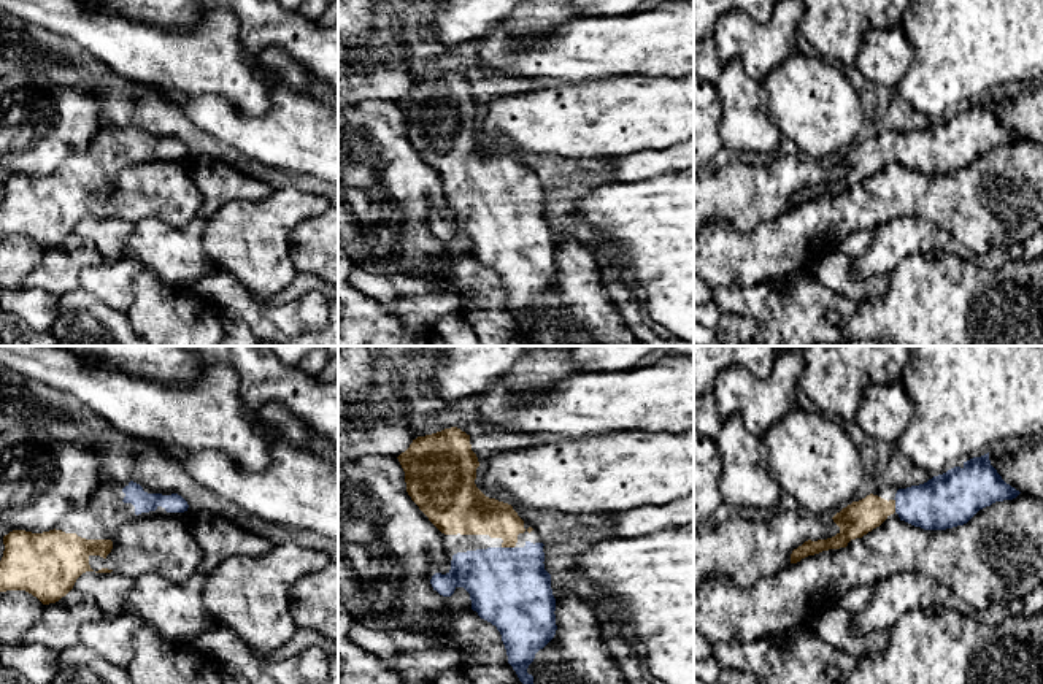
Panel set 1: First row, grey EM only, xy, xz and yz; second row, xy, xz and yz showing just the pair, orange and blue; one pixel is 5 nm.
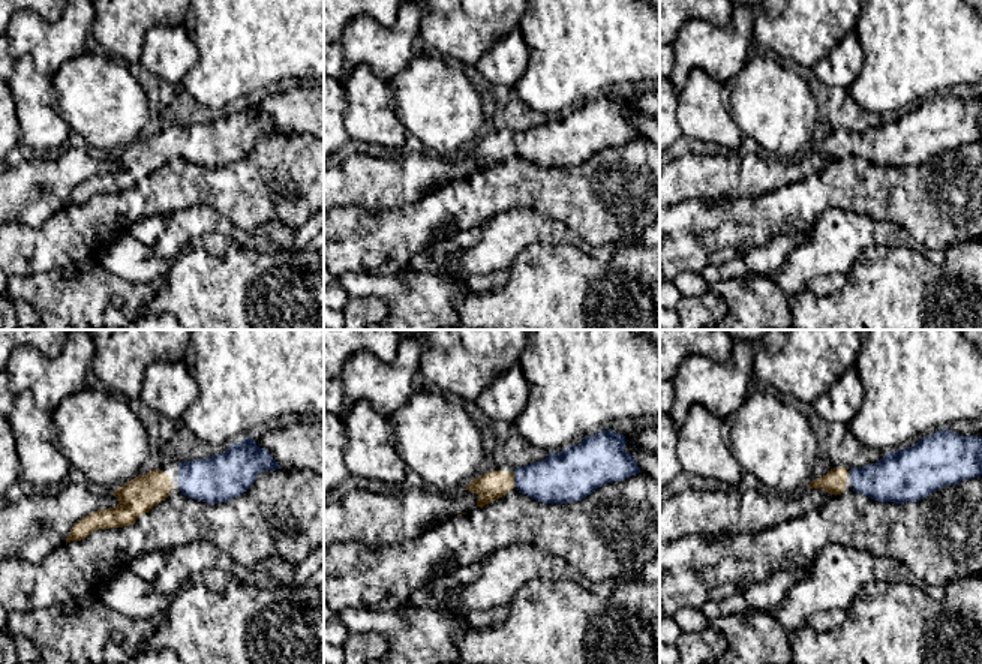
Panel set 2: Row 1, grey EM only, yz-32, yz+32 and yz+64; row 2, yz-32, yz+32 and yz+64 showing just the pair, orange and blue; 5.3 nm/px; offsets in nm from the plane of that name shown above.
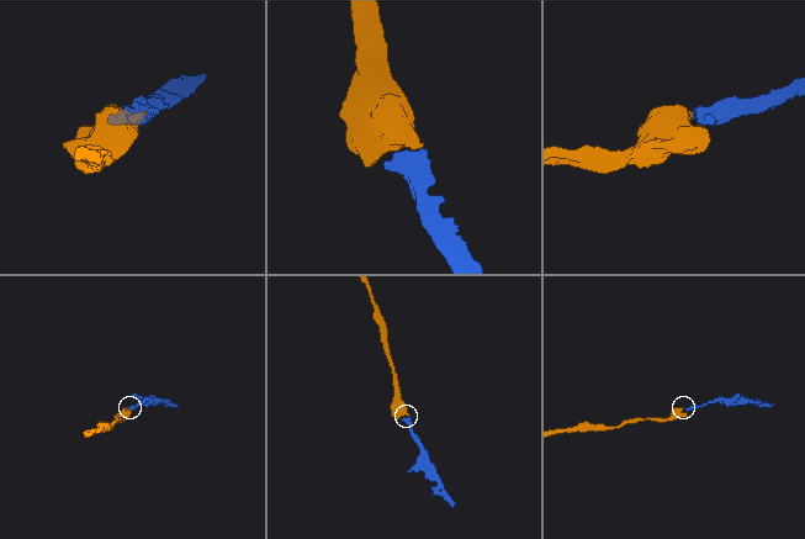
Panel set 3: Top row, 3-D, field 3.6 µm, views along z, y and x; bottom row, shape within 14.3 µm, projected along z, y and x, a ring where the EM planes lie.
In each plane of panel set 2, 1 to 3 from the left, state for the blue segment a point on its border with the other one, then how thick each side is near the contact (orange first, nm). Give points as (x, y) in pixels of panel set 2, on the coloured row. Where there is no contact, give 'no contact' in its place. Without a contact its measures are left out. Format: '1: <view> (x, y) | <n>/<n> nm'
1: no contact
2: yz+32 (513, 478) | 150/260 nm
3: no contact

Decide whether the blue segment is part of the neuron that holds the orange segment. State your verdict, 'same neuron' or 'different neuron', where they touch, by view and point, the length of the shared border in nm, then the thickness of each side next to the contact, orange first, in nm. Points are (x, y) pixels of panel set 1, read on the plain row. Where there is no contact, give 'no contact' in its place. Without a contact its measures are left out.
same neuron | yz (894, 149) | 70 nm | 170/280 nm

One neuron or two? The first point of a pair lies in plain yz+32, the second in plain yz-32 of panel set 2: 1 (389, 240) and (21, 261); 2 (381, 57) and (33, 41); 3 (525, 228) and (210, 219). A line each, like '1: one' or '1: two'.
1: one
2: one
3: one

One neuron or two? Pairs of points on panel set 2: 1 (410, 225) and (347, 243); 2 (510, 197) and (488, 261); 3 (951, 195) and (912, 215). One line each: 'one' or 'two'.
1: one
2: two
3: one

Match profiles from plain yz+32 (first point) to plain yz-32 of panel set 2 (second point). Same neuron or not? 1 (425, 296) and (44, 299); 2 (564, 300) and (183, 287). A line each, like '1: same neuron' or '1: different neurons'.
1: same neuron
2: same neuron

